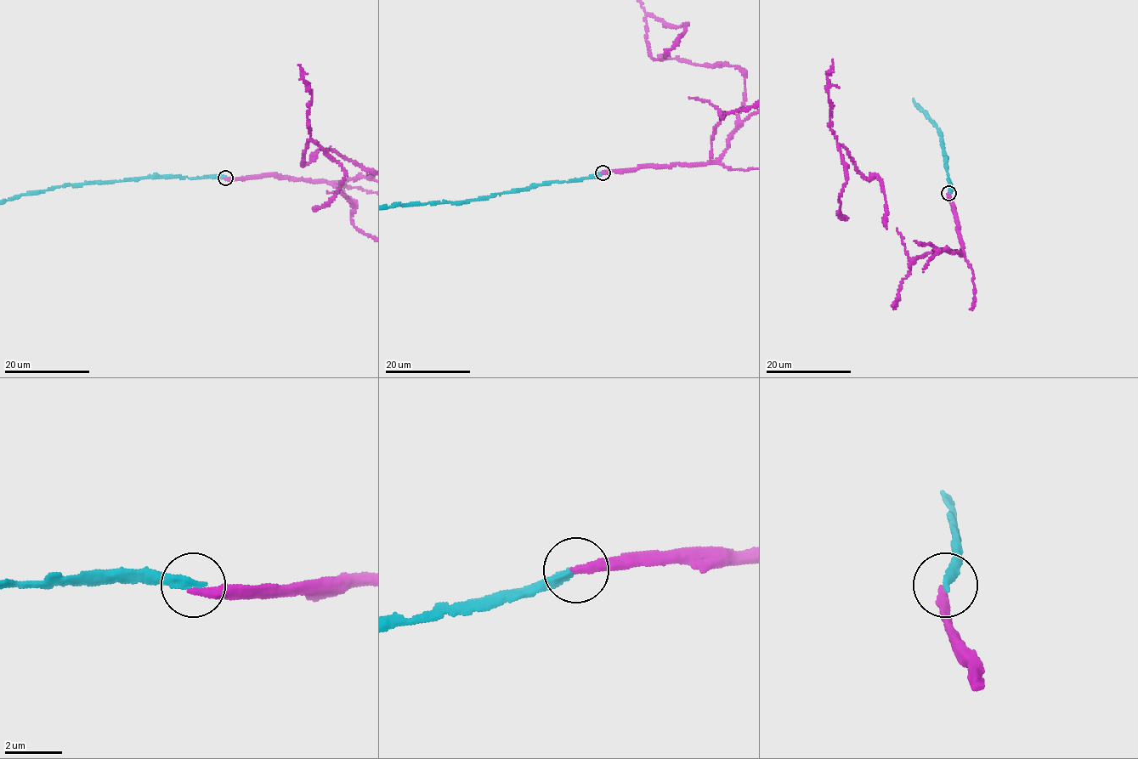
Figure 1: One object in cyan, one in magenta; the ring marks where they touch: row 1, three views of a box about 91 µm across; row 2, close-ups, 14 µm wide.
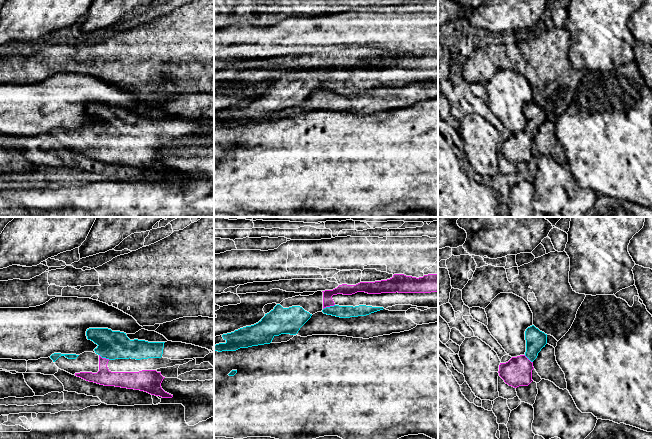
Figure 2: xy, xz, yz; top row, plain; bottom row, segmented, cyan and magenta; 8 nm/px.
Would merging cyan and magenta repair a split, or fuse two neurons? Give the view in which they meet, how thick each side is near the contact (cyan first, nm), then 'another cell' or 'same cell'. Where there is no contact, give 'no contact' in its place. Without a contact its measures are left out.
xz | 100/90 nm | same cell

